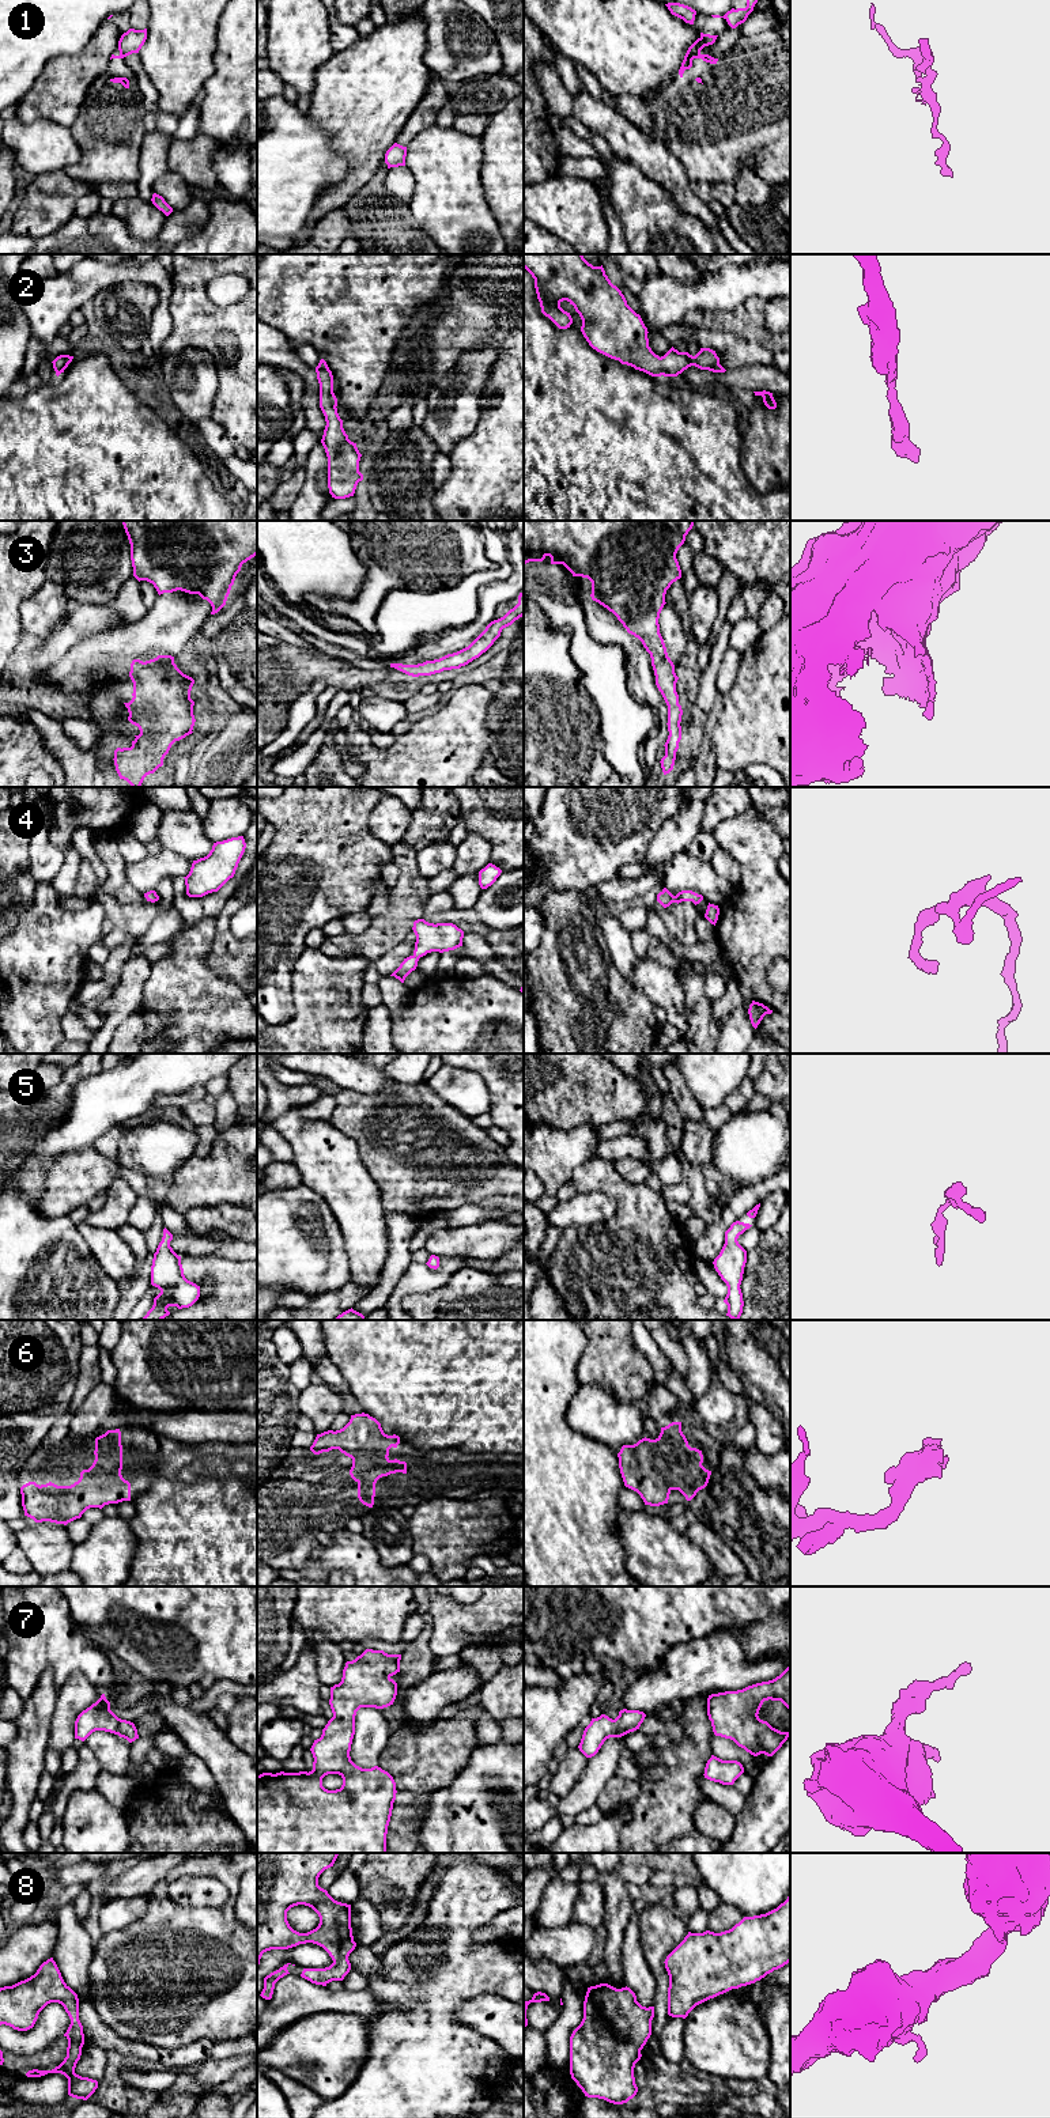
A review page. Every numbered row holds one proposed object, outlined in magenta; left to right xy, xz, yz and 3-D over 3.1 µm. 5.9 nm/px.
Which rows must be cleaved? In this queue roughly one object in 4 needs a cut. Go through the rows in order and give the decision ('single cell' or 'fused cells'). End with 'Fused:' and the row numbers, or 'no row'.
1: fused cells
2: single cell
3: single cell
4: single cell
5: single cell
6: single cell
7: single cell
8: single cell
Fused: 1

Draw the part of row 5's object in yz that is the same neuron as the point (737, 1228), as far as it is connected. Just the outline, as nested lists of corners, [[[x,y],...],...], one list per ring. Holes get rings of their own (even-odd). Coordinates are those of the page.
[[[736,1221],[725,1232],[725,1244],[713,1264],[721,1279],[728,1286],[728,1294],[724,1302],[728,1305],[728,1313],[732,1320],[739,1320],[743,1313],[743,1293],[740,1289],[744,1267],[747,1263],[747,1251],[739,1244],[737,1238],[752,1225]]]

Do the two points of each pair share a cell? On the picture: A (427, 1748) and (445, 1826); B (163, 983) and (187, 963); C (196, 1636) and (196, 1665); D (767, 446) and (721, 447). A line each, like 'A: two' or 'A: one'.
A: two
B: one
C: one
D: two

